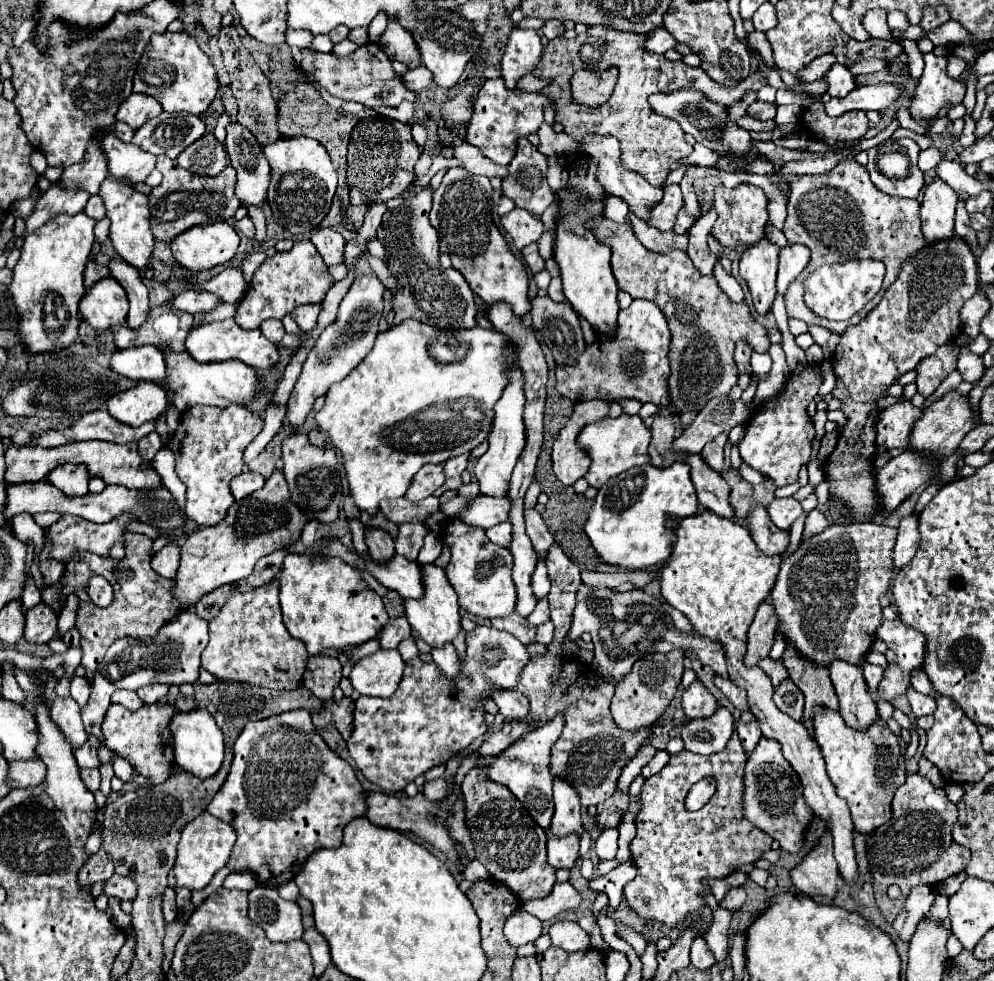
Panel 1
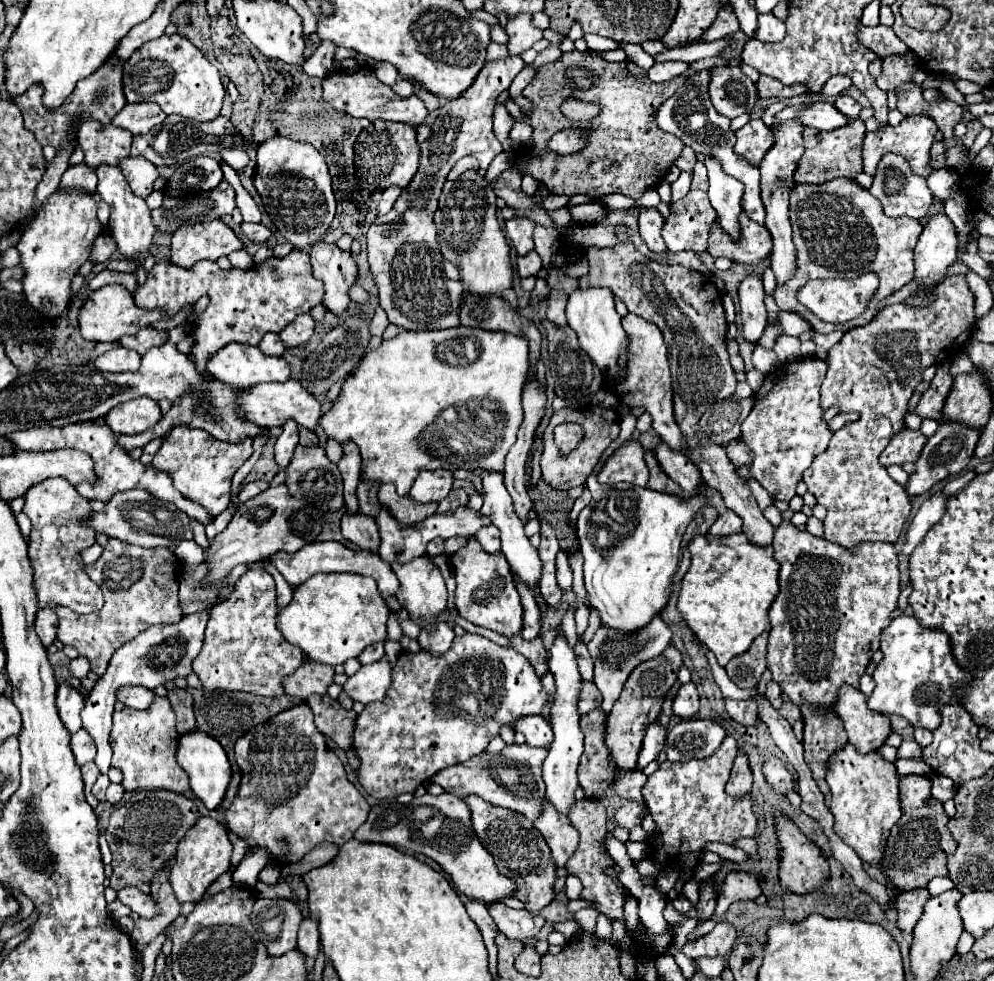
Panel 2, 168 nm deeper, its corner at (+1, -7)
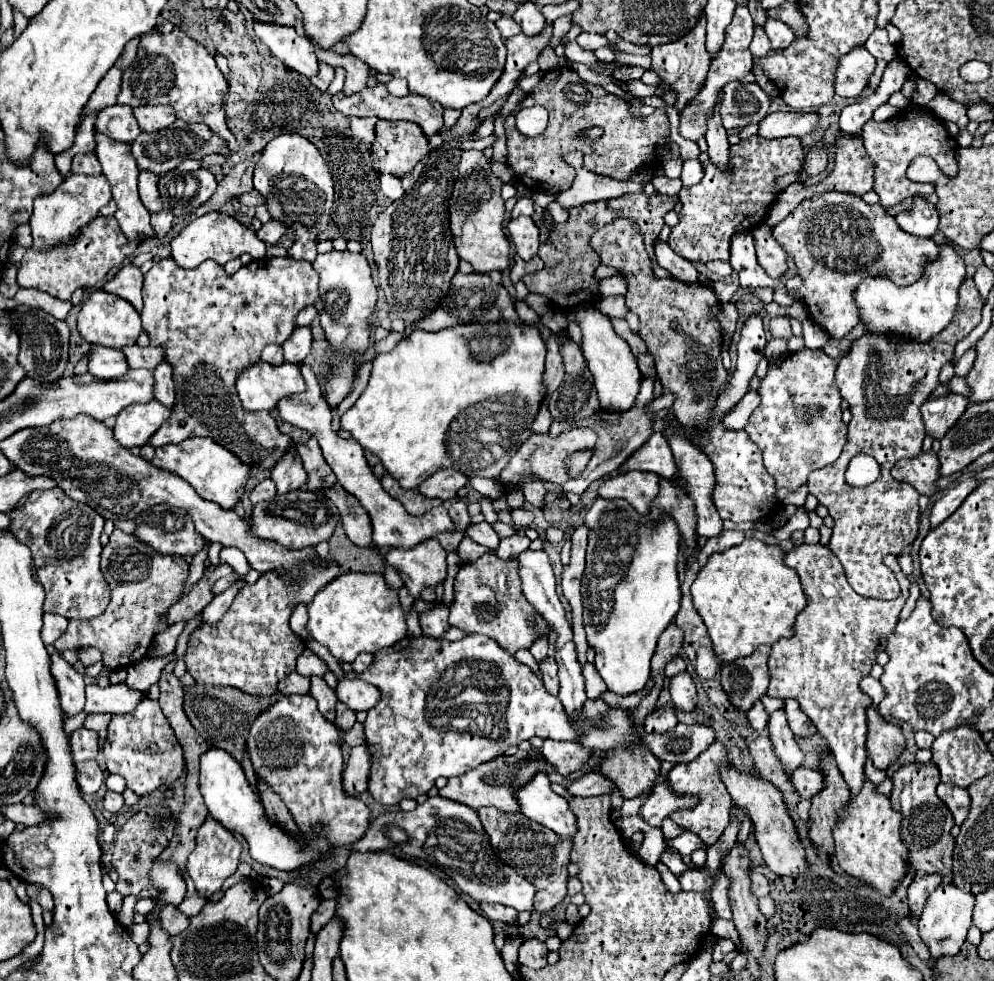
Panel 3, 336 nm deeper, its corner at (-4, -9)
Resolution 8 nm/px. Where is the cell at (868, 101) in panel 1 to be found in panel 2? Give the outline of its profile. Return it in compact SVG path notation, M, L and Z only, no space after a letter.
M822 101L812 103L812 105L784 107L780 113L776 113L770 129L778 129L786 121L798 121L802 127L814 127L814 129L822 129L822 131L838 129L848 123L848 119L844 115L840 115L840 111L836 111L834 105L822 103Z

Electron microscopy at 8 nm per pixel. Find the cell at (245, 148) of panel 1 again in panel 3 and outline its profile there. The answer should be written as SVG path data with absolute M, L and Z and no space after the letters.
M177 119L175 125L169 125L167 129L161 129L159 133L141 133L135 143L131 145L133 149L133 157L137 161L137 167L139 169L147 169L147 171L153 171L157 175L163 175L171 169L175 169L181 161L185 159L203 159L207 155L213 155L213 153L229 153L229 147L227 147L227 141L219 135L215 135L215 131L211 131L207 125L203 123L185 123L183 119Z

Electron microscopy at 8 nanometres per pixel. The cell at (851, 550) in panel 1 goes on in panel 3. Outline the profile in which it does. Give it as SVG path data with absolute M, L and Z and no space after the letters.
M801 543L801 545L795 545L791 551L787 551L783 557L785 565L795 569L797 575L801 577L807 605L795 619L793 637L779 639L771 647L771 655L769 655L769 663L767 663L769 673L771 673L771 683L769 683L767 693L773 697L779 697L779 699L793 697L799 701L803 713L817 727L817 733L829 741L829 749L833 751L835 761L837 761L851 793L855 793L855 789L859 789L859 785L863 785L863 765L867 759L867 755L865 755L865 733L867 733L865 707L869 707L871 699L861 691L859 681L871 673L871 665L875 663L879 651L885 649L887 637L893 633L893 629L899 621L899 611L903 609L903 605L909 597L909 579L901 571L897 559L899 559L897 555L887 555L884 563L895 573L895 577L901 585L901 593L893 601L879 601L879 599L861 597L853 591L853 587L847 583L847 577L843 573L843 565L839 563L835 553L831 553L831 549L827 545Z

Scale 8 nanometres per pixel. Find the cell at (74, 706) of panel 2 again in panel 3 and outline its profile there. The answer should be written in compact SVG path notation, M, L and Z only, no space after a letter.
M59 653L51 655L51 669L57 681L61 707L67 717L75 717L85 707L85 681Z

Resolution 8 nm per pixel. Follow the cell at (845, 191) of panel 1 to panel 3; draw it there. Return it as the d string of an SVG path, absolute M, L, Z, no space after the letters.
M827 191L801 201L793 213L775 225L773 237L793 257L797 277L803 281L799 289L787 291L787 295L799 297L811 319L831 337L843 337L861 321L855 305L859 271L869 277L887 277L899 287L911 285L921 277L923 265L937 257L939 249L931 237L903 233L881 203L869 205L855 193L839 191Z

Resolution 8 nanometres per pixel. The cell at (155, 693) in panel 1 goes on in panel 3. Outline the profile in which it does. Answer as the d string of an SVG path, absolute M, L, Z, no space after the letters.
M125 683L109 685L101 689L99 685L87 685L87 713L131 713L143 701L145 693L131 689Z

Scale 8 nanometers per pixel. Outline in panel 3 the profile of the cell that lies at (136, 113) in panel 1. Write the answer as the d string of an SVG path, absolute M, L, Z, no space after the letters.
M141 105L141 107L135 107L133 109L133 115L141 127L143 133L157 133L165 127L169 127L177 117L175 117L175 111L169 107L169 105Z

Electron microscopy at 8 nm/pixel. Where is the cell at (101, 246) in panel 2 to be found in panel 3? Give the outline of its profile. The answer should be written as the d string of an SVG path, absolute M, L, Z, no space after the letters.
M97 217L89 227L83 227L81 235L75 239L71 247L55 249L55 253L43 255L27 249L21 259L21 269L17 273L17 283L21 287L41 289L59 299L71 299L73 291L79 287L93 287L97 281L105 279L111 267L119 265L125 257L133 255L137 245L131 245L127 237L123 237L115 217Z

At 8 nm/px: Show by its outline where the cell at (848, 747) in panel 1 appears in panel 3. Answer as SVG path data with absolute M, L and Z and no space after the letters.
M869 779L863 781L859 793L851 795L849 803L837 811L837 823L833 829L835 855L841 869L873 887L883 895L891 895L907 871L907 845L899 837L901 813L891 807L887 795L877 791L877 785Z

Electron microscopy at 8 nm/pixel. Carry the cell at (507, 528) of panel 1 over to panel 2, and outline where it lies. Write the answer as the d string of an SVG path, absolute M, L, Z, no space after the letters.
M494 525L482 527L474 533L474 539L478 539L478 543L488 551L488 553L496 553L500 551L500 539L498 539L498 529Z

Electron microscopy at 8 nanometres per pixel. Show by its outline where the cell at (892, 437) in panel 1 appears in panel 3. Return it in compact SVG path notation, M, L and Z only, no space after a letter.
M927 451L921 453L917 457L911 459L901 459L893 465L891 475L897 481L907 481L909 485L913 485L919 493L925 495L933 495L937 491L935 481L939 479L939 461L935 451Z

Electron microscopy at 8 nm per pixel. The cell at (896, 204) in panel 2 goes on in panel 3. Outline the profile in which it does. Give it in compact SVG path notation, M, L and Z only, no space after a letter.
M915 195L911 209L905 209L897 213L895 217L897 225L913 235L921 237L931 237L937 231L939 225L939 213L933 203L929 203L923 195Z

